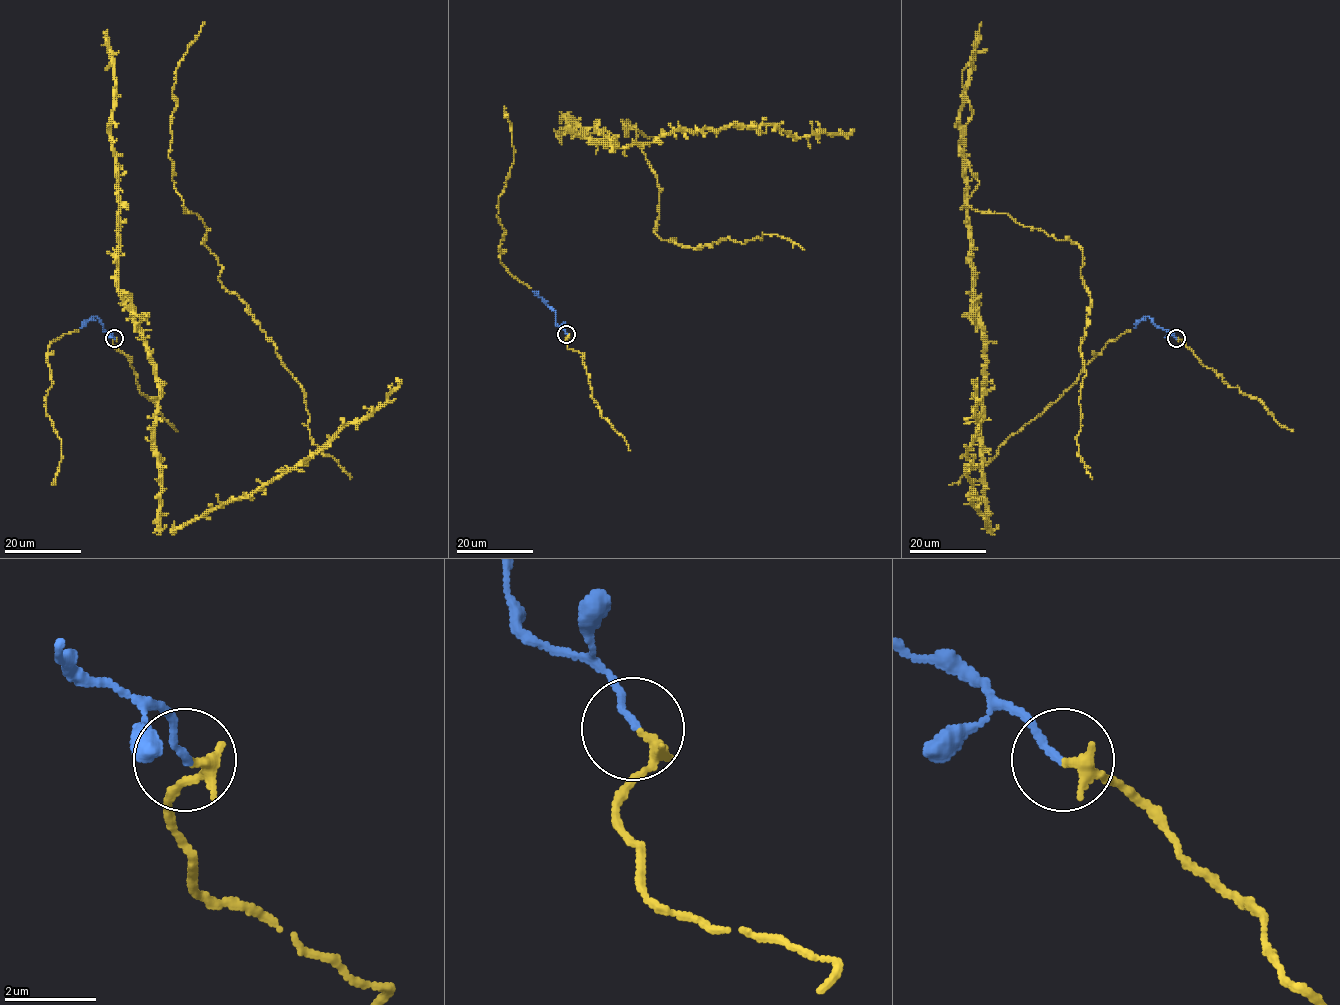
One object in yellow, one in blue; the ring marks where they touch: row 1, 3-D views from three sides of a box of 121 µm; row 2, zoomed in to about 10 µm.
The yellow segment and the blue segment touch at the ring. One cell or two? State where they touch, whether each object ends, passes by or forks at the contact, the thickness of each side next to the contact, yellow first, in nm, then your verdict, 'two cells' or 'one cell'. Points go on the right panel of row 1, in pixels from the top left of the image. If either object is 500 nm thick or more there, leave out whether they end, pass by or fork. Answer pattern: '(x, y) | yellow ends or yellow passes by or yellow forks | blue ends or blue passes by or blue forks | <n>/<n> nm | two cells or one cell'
(1176, 338) | yellow ends | blue ends | 280/160 nm | one cell

